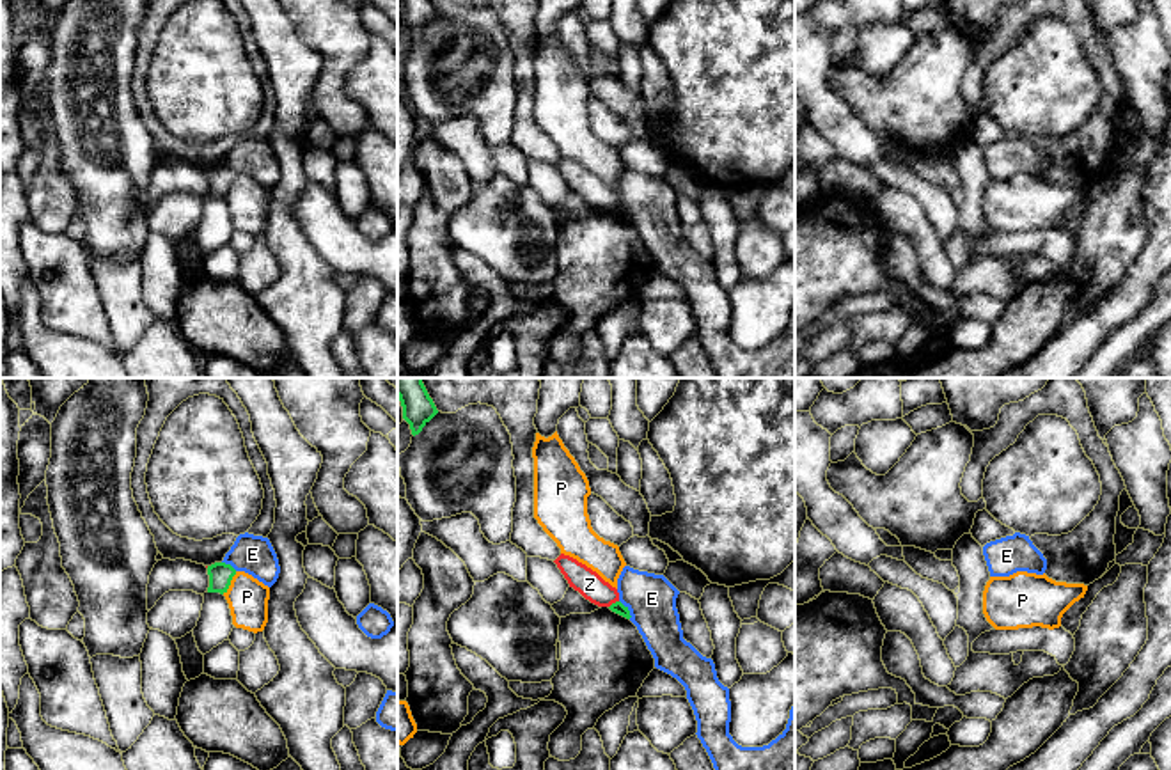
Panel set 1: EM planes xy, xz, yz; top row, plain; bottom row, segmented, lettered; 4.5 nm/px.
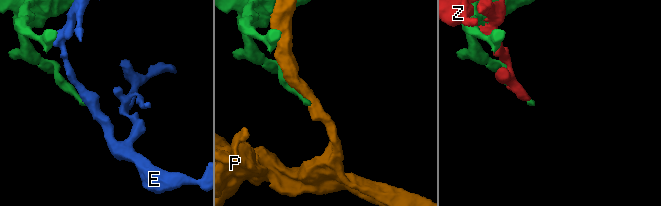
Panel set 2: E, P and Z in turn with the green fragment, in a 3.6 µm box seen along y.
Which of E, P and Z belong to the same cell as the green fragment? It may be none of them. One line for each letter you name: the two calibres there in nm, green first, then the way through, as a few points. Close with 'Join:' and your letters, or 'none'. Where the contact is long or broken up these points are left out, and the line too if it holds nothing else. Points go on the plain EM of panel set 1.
Join: none

